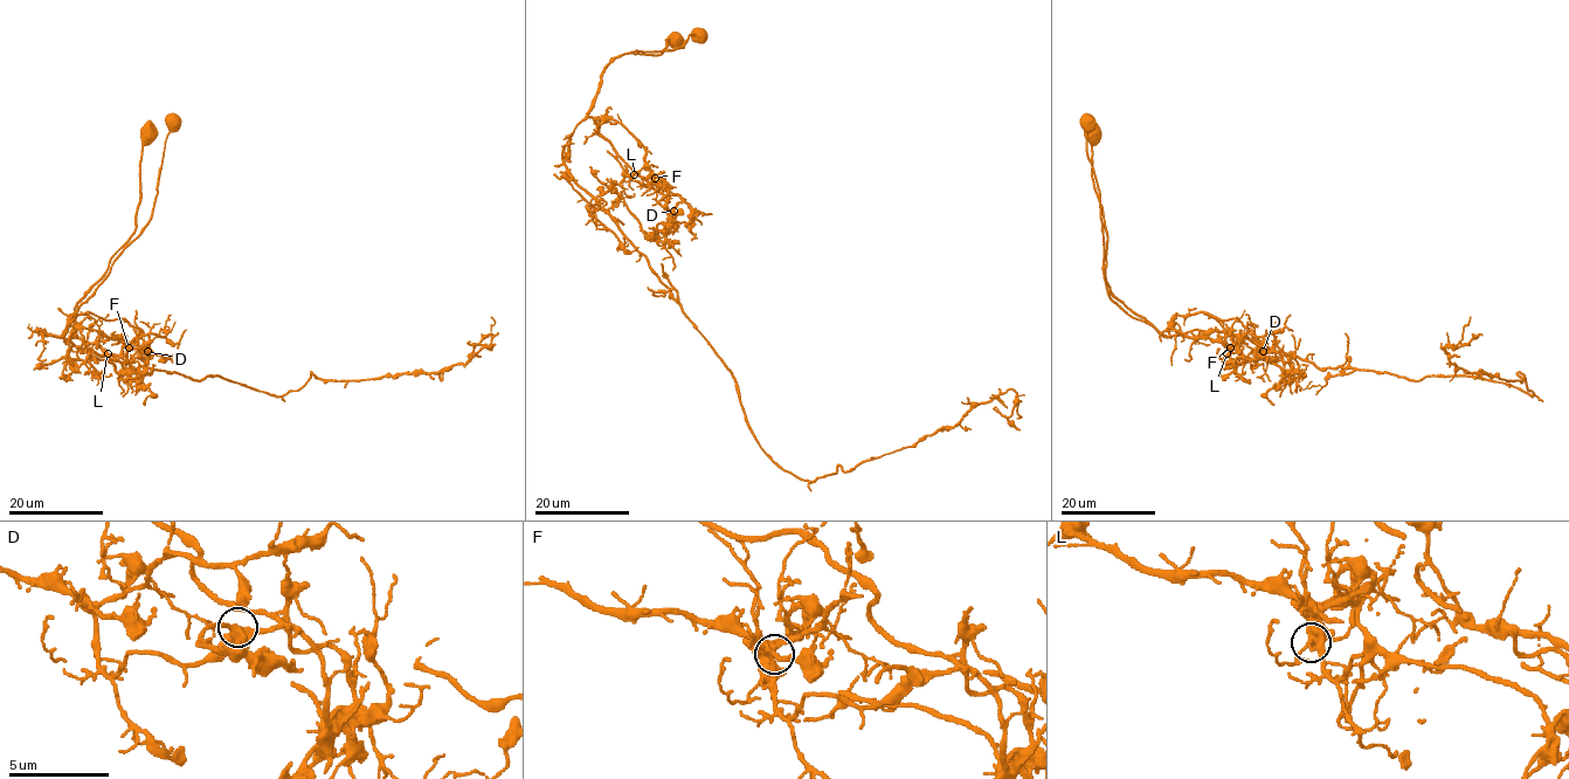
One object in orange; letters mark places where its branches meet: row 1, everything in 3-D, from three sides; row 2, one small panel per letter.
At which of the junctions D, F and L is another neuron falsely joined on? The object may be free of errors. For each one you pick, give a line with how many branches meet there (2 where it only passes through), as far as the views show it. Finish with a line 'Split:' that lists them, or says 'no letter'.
L: branches 3
Split: L

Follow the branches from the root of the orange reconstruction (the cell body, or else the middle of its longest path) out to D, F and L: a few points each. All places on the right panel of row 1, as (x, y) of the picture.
D: (1092, 135), (1110, 290), (1163, 335), (1170, 326), (1221, 340), (1234, 363), (1263, 351)
F: (1092, 135), (1092, 179), (1107, 233), (1110, 290), (1163, 335), (1169, 335), (1170, 326), (1230, 347)
L: (1092, 135), (1092, 179), (1107, 233), (1110, 290), (1167, 336), (1174, 316), (1205, 312), (1224, 329), (1228, 353)

